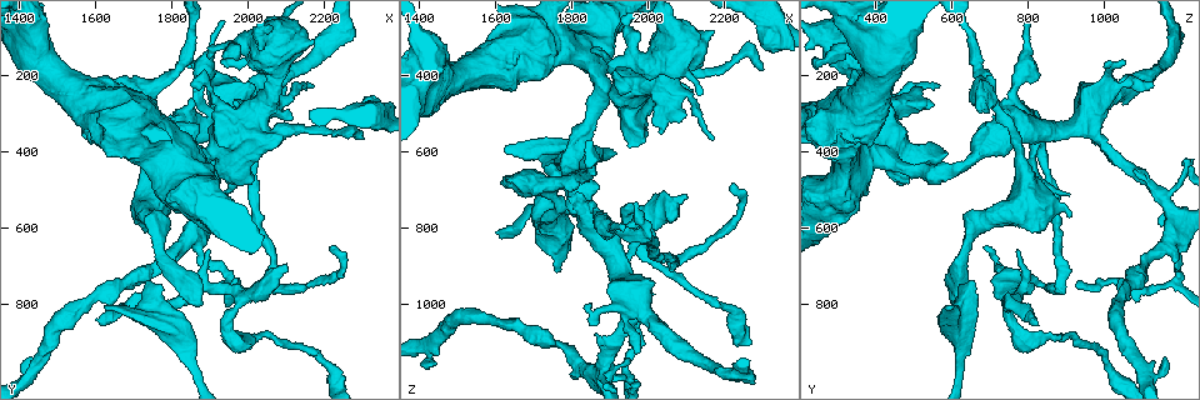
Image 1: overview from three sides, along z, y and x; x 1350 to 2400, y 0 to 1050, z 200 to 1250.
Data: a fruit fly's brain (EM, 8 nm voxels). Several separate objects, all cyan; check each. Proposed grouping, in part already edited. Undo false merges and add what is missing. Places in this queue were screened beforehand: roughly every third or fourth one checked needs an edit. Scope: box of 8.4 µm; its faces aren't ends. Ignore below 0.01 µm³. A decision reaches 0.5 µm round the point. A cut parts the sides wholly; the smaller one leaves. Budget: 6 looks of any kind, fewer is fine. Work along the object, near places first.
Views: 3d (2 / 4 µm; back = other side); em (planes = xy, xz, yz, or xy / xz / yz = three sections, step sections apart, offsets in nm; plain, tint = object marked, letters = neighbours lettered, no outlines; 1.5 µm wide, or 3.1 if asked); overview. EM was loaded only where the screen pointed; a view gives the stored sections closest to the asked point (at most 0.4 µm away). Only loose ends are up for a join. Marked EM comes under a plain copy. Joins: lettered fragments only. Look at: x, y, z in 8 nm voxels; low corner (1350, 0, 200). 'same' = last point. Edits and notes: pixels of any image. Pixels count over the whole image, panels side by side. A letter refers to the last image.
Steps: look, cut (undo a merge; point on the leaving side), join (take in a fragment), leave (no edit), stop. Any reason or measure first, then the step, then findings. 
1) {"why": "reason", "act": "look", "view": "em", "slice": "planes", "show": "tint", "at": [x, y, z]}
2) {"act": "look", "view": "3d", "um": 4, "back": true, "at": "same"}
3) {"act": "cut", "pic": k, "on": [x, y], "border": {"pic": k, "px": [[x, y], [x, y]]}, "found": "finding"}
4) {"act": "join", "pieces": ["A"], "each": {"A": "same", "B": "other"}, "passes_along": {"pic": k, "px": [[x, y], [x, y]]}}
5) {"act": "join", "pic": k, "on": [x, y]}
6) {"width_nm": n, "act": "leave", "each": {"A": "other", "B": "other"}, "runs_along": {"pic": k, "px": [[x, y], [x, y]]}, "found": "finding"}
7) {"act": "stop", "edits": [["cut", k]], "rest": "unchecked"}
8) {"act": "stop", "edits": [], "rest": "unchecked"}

{"act": "look", "view": "em", "slice": "planes", "show": "tint", "at": [1420, 990, 1110]}

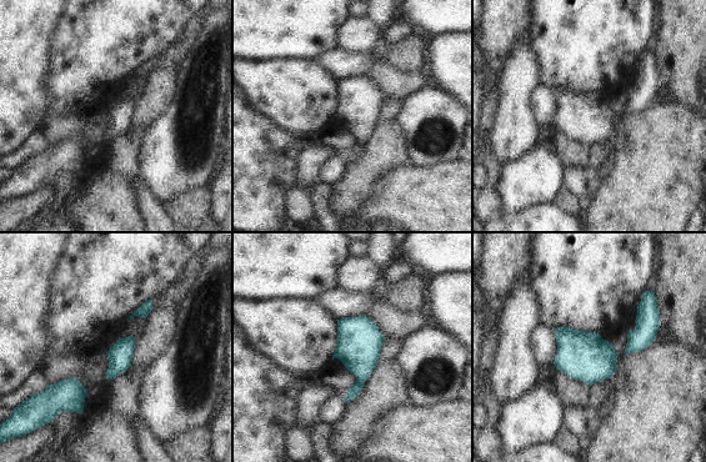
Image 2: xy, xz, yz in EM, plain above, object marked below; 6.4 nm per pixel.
{"act": "look", "view": "em", "slice": "planes", "show": "letters", "at": "same"}

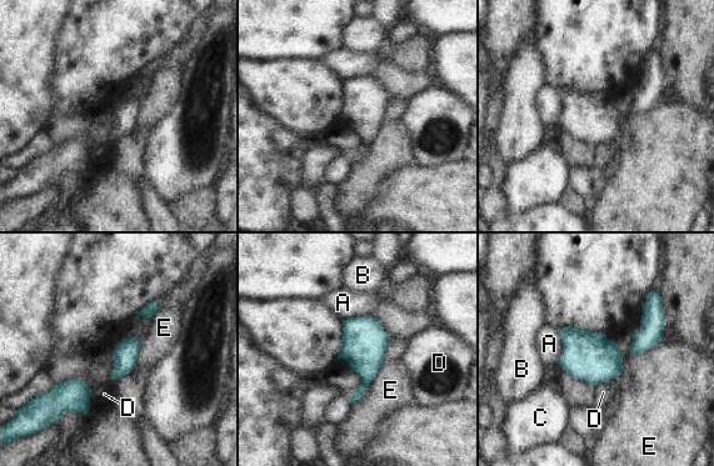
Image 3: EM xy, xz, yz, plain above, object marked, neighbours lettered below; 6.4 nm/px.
{"act": "leave", "each": {"A": "other", "B": "other", "C": "other", "D": "other", "E": "other"}, "found": "one neuron here"}

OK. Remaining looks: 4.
{"why": "an open end", "act": "look", "view": "3d", "um": 2, "at": [2105, 700, 715]}

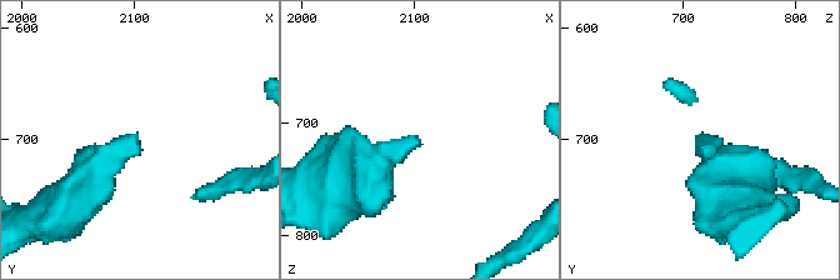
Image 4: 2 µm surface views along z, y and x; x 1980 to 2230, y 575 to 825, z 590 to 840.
{"act": "look", "view": "em", "slice": "xy", "step": 8, "show": "letters", "at": [2104, 700, 714]}

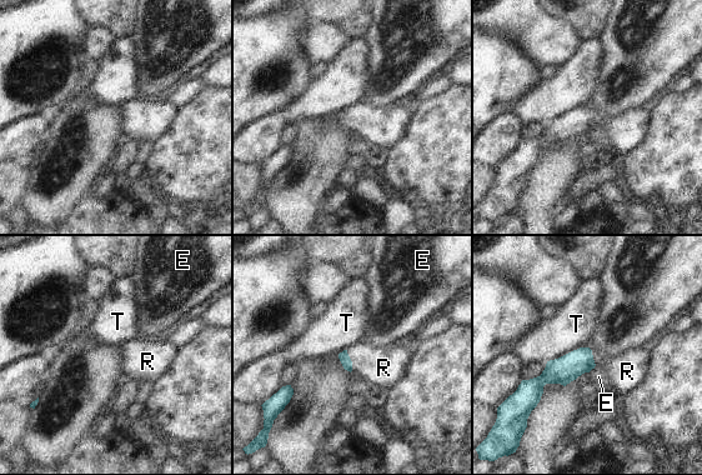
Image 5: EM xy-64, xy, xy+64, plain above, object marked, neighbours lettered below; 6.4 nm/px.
{"act": "join", "pieces": ["R"], "each": {"E": "other", "R": "same", "T": "other"}, "passes_along": {"pic": 5, "px": [[344, 356], [350, 360], [384, 368]]}, "found": "it goes on there"}

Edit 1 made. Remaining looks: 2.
{"act": "stop", "edits": [["join", 5]], "rest": "unchecked"}

